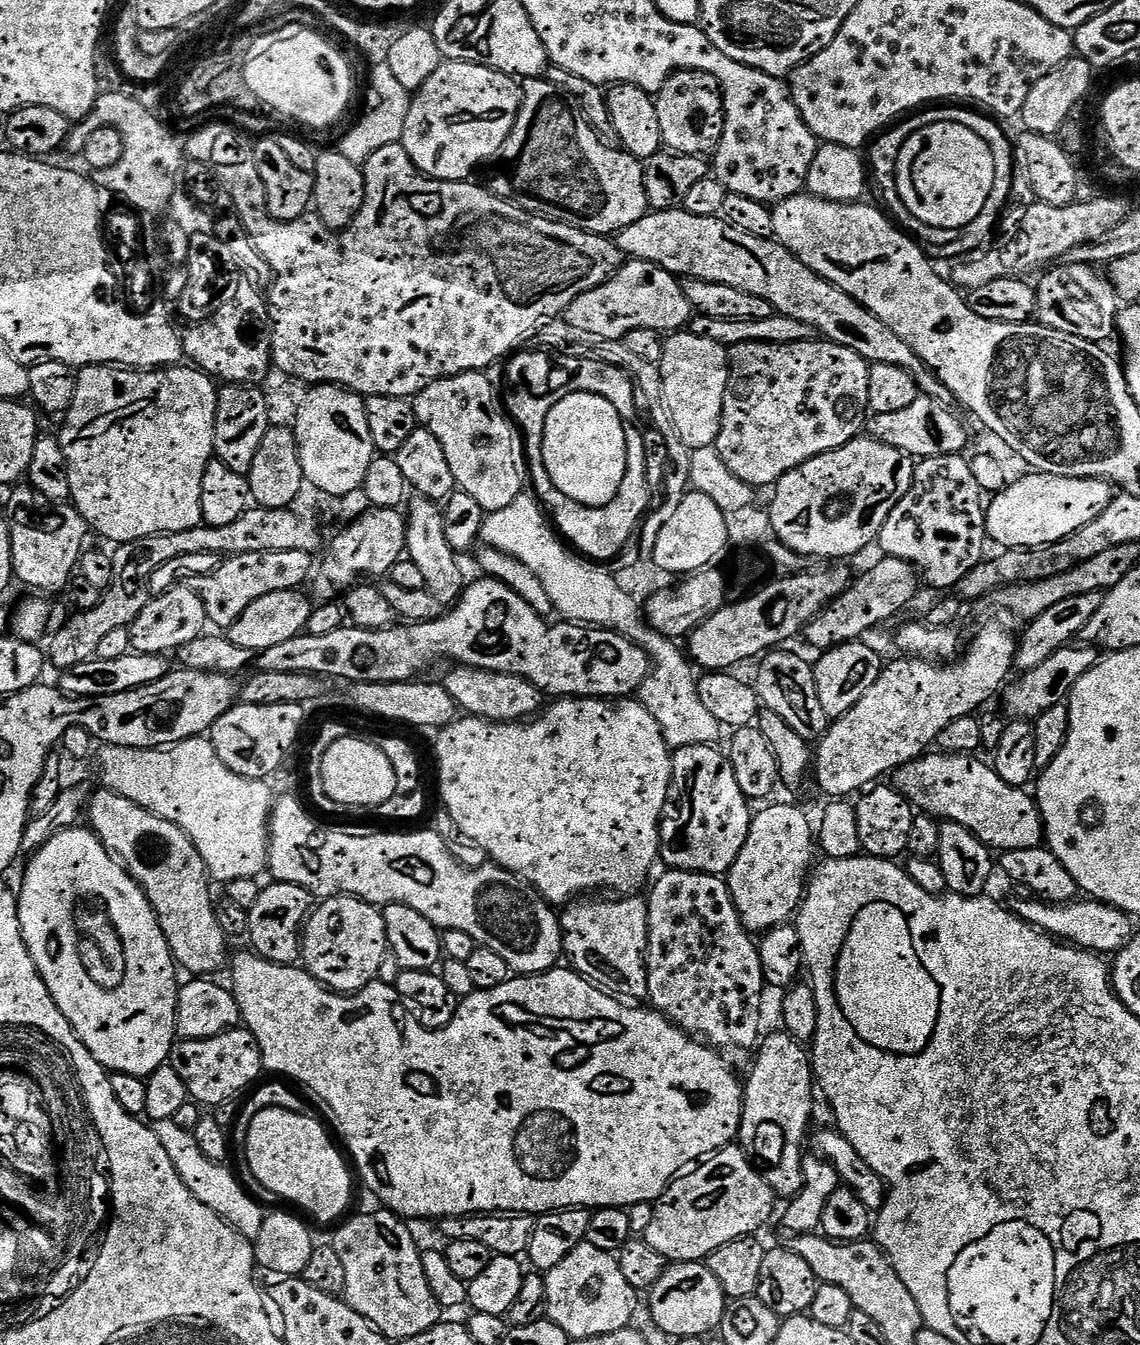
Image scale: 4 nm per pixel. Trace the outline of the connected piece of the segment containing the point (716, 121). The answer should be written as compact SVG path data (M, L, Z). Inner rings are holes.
M674 72L654 99L665 149L707 157L725 143L724 93L718 78L705 72Z

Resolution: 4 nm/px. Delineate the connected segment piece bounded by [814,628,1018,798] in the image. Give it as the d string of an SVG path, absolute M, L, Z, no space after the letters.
M984 628L973 638L972 645L963 649L962 655L955 662L900 658L904 660L896 660L893 664L885 663L874 686L870 686L870 690L866 690L866 694L858 698L858 702L849 712L835 717L828 733L819 737L820 749L817 747L814 752L817 786L828 798L852 798L883 781L887 772L895 773L903 764L909 764L910 761L925 755L939 741L942 730L946 730L950 722L958 722L958 718L979 713L985 707L983 704L1009 683L1014 672L1017 643L1015 635L1007 636L1004 632L996 633Z

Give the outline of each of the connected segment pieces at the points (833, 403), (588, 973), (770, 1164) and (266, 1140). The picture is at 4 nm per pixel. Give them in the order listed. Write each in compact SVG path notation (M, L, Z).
M823 338L803 340L793 344L731 345L728 385L726 386L726 398L722 406L722 422L720 423L720 433L714 445L722 458L722 462L726 462L726 466L730 466L730 470L734 470L734 474L738 474L738 478L742 478L742 482L753 486L759 486L759 484L772 486L790 470L802 466L802 462L810 462L810 458L818 458L818 454L826 454L830 450L838 450L850 443L851 440L857 439L865 431L866 417L870 412L868 406L868 391L870 390L869 367L869 361L863 360L854 350L850 350L841 344L833 344L832 341Z
M640 894L612 898L616 900L596 899L600 898L584 898L573 902L567 905L565 912L568 913L560 916L560 930L564 934L563 955L578 975L592 981L597 988L628 1002L643 1001L648 995L648 901Z
M777 1030L759 1041L752 1073L743 1085L744 1113L740 1119L739 1147L743 1148L756 1171L764 1177L777 1197L791 1198L804 1185L804 1139L812 1120L814 1073L810 1052L790 1033Z
M281 1108L262 1110L247 1121L244 1156L248 1159L253 1178L266 1191L305 1208L310 1215L320 1220L339 1221L352 1200L353 1173L345 1153L338 1144L336 1149L327 1130L314 1117L312 1114L303 1116Z

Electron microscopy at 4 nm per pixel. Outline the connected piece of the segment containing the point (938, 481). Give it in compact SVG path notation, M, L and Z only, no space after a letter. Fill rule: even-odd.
M967 455L926 456L916 464L910 490L902 502L890 510L890 518L886 518L880 531L878 545L884 556L902 558L913 564L927 587L929 584L932 588L952 590L960 585L966 574L970 574L970 570L974 570L974 566L985 559L984 544L989 543L985 511L986 500L974 478L972 461Z

